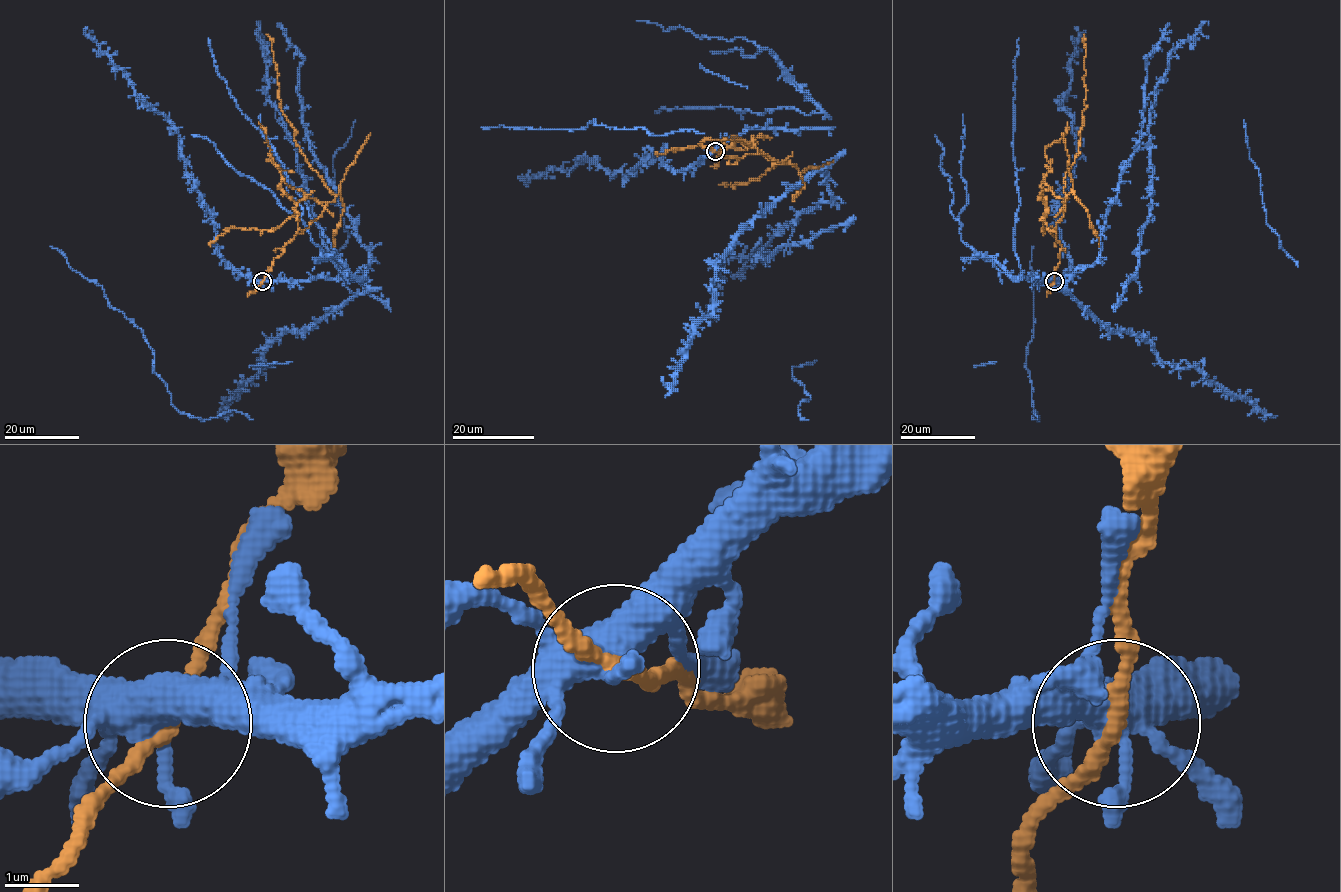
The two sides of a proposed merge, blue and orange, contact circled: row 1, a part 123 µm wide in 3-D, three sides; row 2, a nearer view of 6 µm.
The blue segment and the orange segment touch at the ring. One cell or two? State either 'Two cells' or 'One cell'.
Two cells

